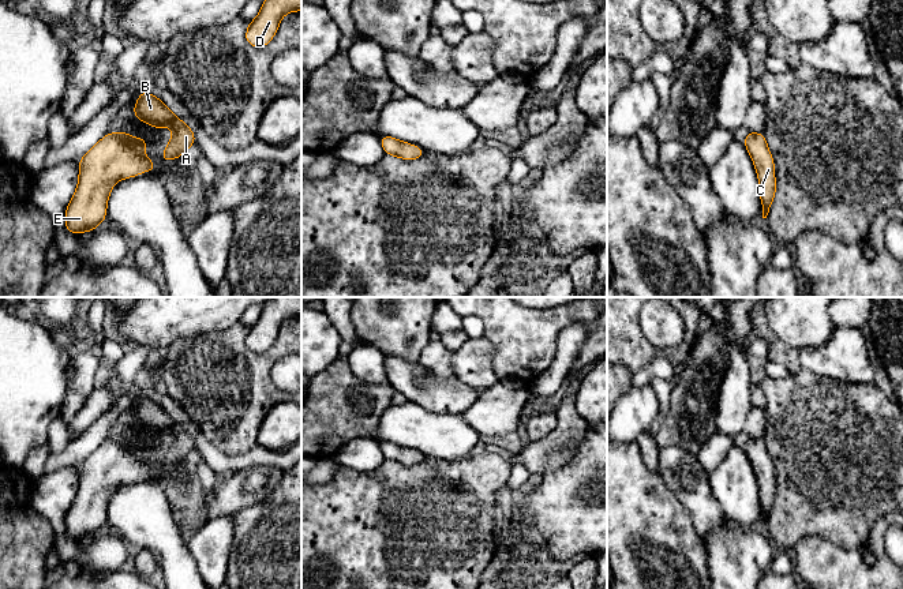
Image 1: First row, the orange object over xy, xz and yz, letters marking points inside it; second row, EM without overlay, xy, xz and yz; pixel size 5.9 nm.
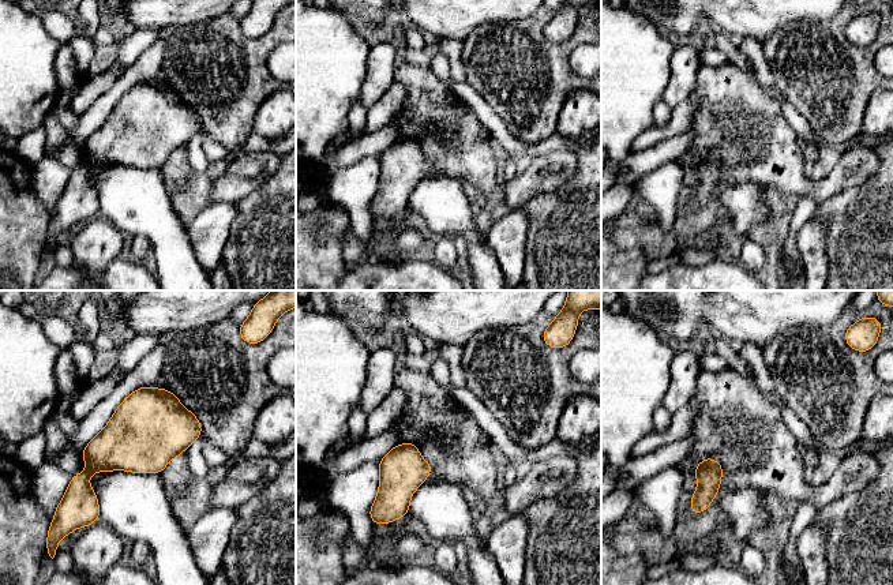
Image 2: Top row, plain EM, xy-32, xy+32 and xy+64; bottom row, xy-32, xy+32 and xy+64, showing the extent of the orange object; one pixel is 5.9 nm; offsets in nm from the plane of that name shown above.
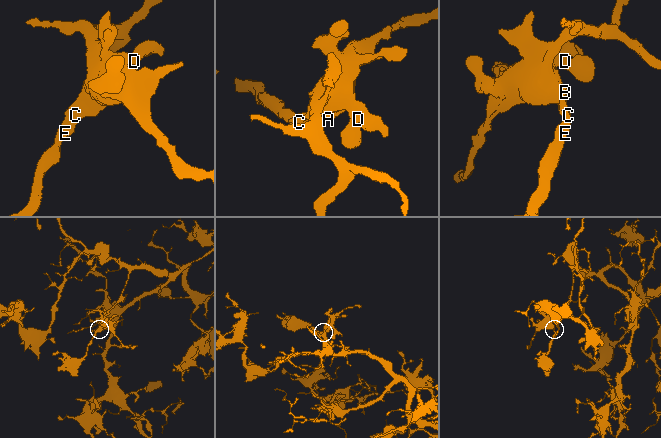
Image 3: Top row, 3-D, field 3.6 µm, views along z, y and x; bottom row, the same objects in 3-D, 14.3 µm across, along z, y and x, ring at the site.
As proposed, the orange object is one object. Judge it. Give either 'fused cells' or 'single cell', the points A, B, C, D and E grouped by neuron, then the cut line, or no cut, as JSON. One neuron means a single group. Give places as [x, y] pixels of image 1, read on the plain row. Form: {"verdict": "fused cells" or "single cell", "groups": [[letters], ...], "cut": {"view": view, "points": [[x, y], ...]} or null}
{"verdict": "single cell", "groups": [["A", "B", "C", "D", "E"]], "cut": null}

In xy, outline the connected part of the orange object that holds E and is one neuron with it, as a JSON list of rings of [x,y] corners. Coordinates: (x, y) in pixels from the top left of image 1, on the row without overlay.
[[[108,438],[91,455],[79,466],[79,487],[74,503],[65,515],[65,534],[71,539],[90,537],[106,524],[106,509],[112,492],[123,484],[135,483],[143,476],[157,474],[143,458],[149,444],[132,443],[127,438]]]

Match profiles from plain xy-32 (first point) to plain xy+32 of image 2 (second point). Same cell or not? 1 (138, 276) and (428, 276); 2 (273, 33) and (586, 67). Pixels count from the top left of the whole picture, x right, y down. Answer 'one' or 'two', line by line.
1: one
2: two

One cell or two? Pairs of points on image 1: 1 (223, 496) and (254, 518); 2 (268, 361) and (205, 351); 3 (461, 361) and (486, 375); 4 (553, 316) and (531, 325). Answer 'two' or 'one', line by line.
1: two
2: one
3: one
4: one

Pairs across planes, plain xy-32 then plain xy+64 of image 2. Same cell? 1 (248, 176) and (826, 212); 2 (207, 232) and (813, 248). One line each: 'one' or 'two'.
1: two
2: one

